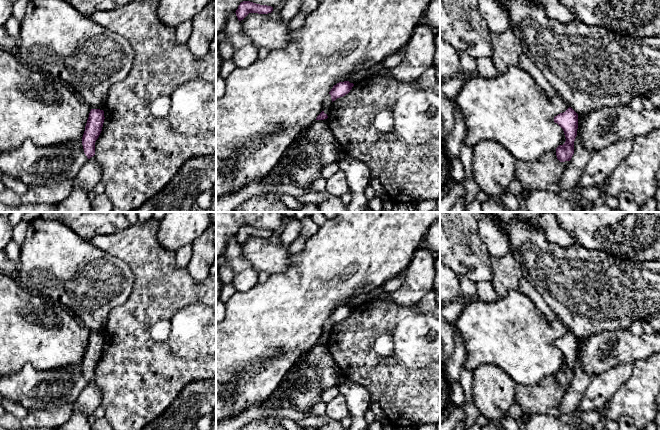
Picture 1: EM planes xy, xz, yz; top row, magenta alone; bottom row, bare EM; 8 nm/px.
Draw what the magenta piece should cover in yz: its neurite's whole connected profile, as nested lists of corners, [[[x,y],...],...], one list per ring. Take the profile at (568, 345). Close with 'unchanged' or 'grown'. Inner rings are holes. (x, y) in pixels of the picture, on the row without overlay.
[[[569,331],[565,336],[554,341],[564,355],[566,365],[563,369],[556,372],[556,380],[560,386],[570,385],[574,378],[574,365],[577,360],[578,338]]]; unchanged

